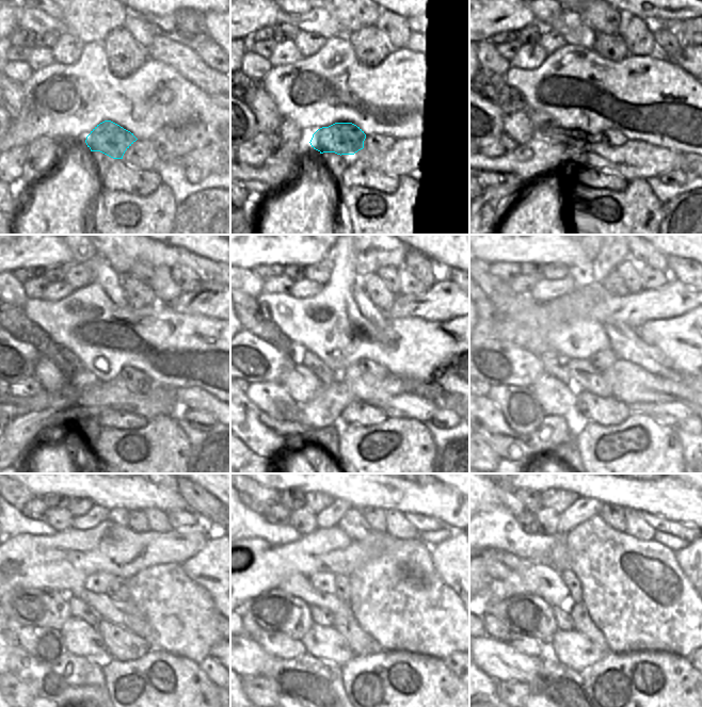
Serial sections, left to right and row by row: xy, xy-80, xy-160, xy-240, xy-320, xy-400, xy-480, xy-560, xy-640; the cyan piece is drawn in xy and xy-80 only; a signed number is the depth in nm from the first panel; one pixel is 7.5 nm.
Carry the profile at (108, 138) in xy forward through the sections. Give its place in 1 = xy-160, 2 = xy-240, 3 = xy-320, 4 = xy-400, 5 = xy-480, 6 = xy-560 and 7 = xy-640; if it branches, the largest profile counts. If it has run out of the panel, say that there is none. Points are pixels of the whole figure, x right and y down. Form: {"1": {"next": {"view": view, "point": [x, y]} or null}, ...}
{"1": {"next": {"view": "xy-160", "point": [572, 138]}}, "2": {"next": {"view": "xy-240", "point": [13, 320]}}, "3": {"next": {"view": "xy-320", "point": [252, 320]}}, "4": {"next": {"view": "xy-400", "point": [491, 312]}}, "5": {"next": null}, "6": {"next": null}, "7": {"next": null}}

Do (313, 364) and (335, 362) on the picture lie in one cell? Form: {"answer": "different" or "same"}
{"answer": "different"}

